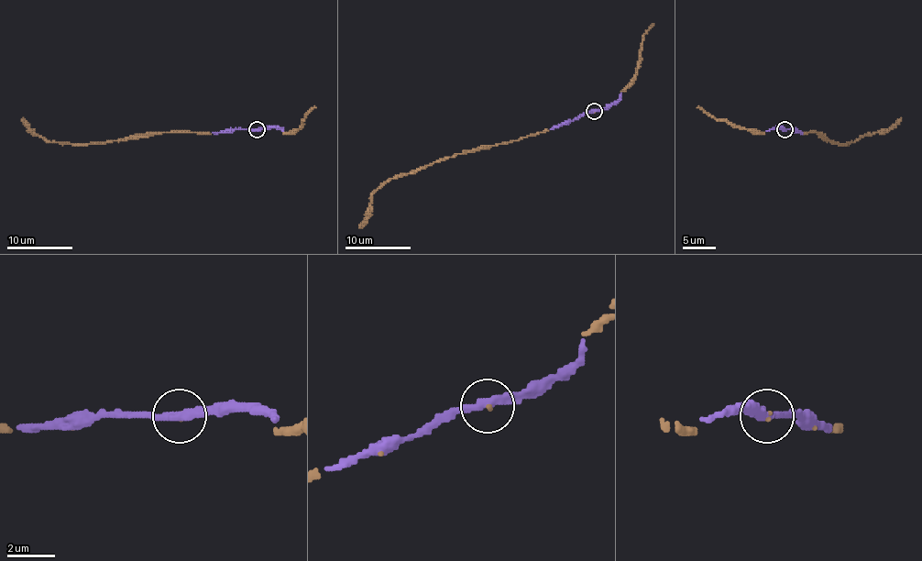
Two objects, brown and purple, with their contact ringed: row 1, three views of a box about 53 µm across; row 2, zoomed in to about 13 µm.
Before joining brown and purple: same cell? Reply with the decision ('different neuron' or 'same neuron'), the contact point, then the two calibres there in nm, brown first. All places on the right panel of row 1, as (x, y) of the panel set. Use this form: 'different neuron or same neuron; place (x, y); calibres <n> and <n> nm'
same neuron; place (784, 129); calibres 100 and 360 nm

